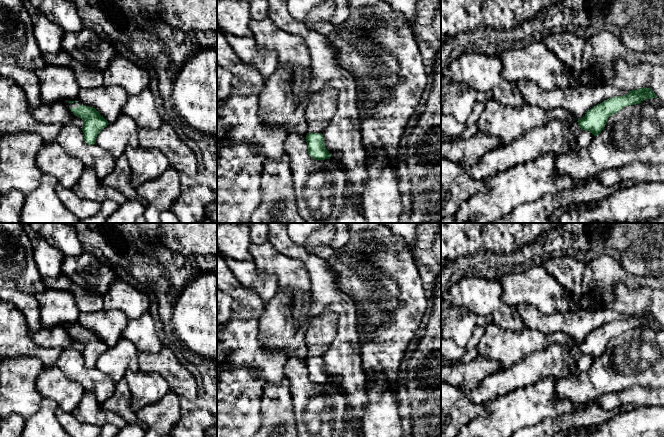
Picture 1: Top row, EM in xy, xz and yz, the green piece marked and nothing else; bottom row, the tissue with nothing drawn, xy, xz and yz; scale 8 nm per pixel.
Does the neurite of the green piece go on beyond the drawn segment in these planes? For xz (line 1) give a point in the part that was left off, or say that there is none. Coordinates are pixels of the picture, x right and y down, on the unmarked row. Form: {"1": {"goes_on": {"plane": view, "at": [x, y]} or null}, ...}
{"1": {"goes_on": {"plane": "xz", "at": [321, 332]}}}

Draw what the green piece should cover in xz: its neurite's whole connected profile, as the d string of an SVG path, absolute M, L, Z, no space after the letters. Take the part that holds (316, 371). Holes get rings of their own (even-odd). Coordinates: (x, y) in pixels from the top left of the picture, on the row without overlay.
M323 312L308 322L305 343L308 351L306 366L308 378L315 384L330 383L331 379L325 371L323 355L336 337L337 315L333 312Z

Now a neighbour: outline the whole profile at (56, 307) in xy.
M45 289L36 295L40 308L40 323L42 328L52 328L68 323L73 325L78 321L80 311L72 293Z

